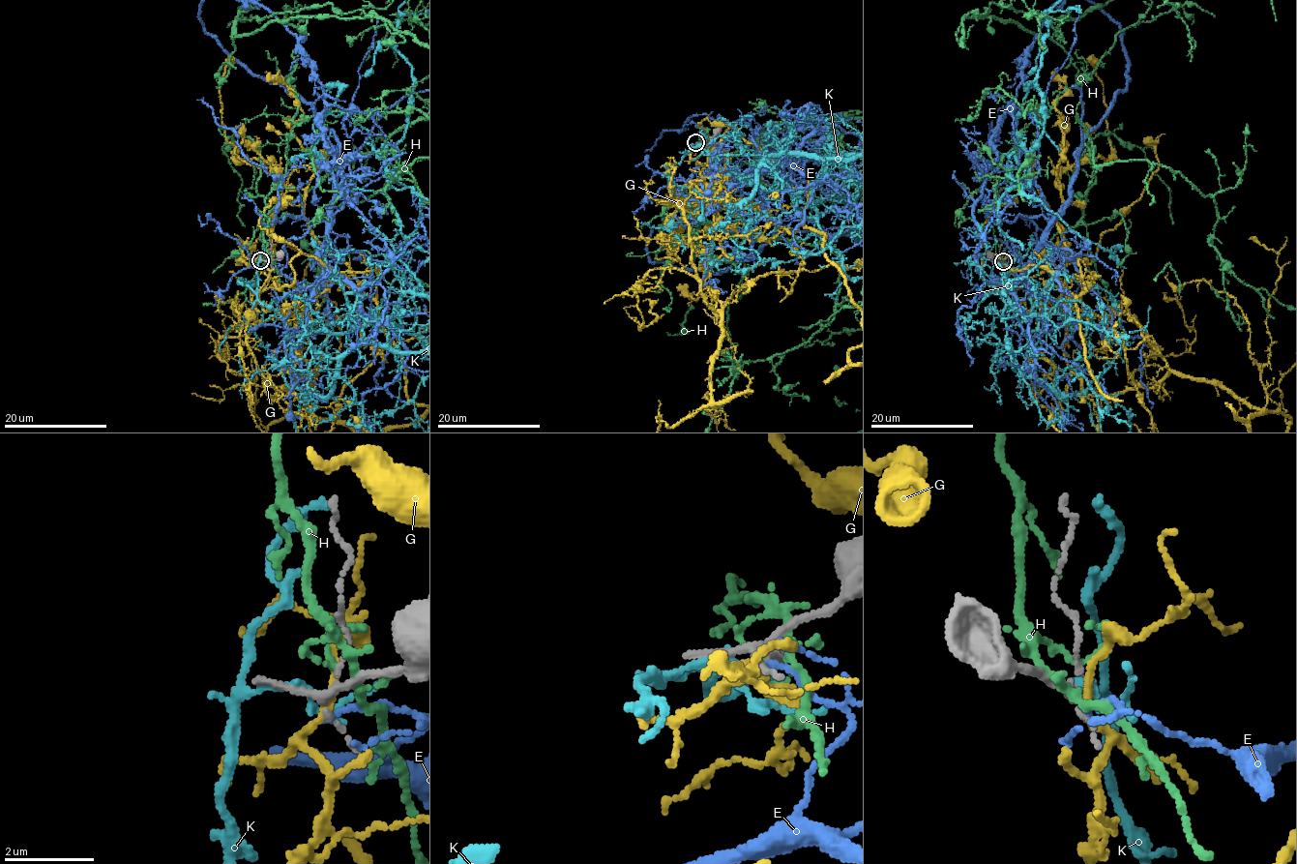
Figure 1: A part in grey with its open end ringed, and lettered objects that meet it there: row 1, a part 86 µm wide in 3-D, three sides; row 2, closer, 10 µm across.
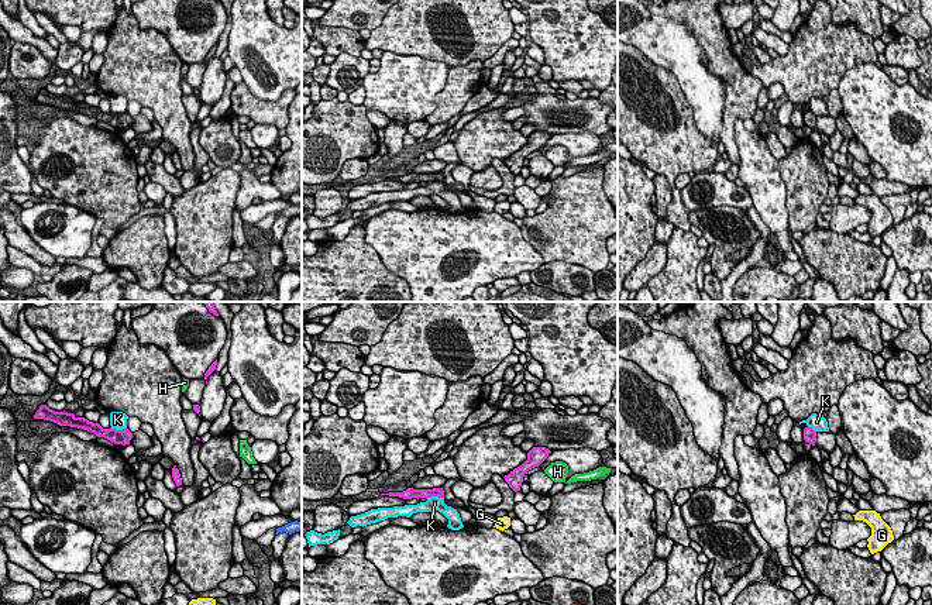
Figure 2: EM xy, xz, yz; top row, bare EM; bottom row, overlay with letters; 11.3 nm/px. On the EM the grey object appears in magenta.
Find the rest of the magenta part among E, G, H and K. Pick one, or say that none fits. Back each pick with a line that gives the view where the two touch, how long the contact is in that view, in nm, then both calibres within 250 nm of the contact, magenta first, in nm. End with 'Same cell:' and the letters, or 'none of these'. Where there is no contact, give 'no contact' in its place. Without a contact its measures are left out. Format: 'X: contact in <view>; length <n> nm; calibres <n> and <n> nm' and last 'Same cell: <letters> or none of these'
Same cell: none of these

